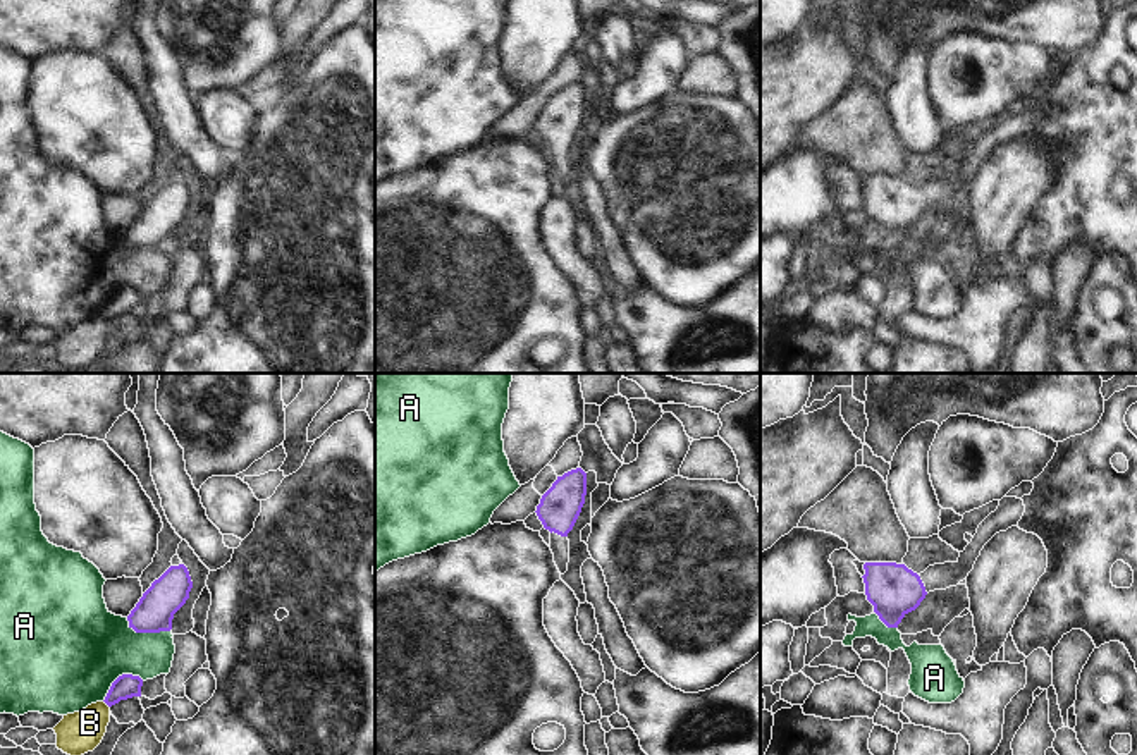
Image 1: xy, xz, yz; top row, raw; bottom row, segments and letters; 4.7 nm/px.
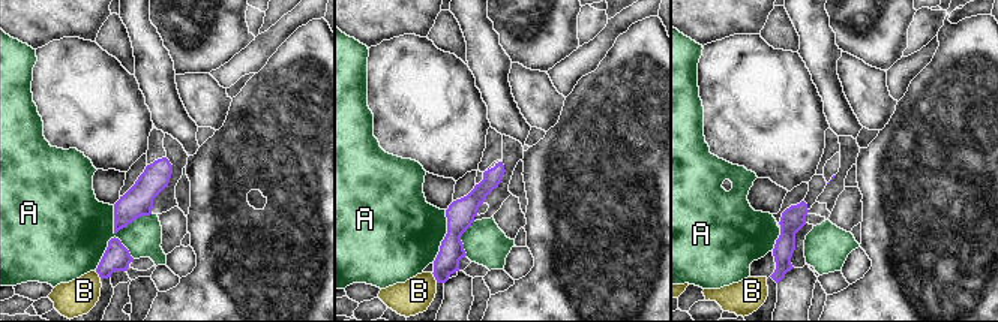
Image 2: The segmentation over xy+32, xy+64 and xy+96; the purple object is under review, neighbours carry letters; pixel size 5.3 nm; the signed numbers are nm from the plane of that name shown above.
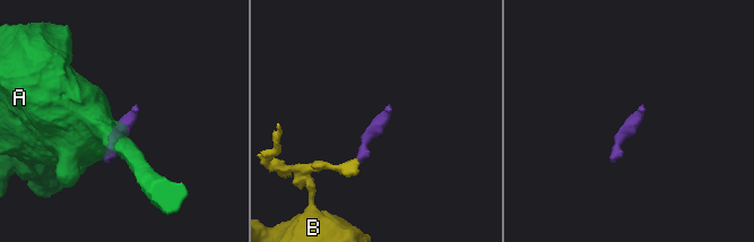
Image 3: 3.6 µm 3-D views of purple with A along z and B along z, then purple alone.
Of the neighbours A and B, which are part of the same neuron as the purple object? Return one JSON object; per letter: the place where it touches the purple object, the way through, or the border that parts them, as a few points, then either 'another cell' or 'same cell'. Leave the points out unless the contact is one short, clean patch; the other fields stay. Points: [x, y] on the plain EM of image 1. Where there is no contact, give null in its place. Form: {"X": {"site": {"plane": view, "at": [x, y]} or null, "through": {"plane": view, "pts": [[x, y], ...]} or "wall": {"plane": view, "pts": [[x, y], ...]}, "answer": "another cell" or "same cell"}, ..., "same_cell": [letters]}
{"A": {"site": {"plane": "xy", "at": [147, 246]}, "answer": "another cell"}, "B": {"site": {"plane": "xy", "at": [105, 317]}, "wall": {"plane": "xy", "pts": [[104, 315], [109, 322]]}, "answer": "another cell"}, "same_cell": []}

